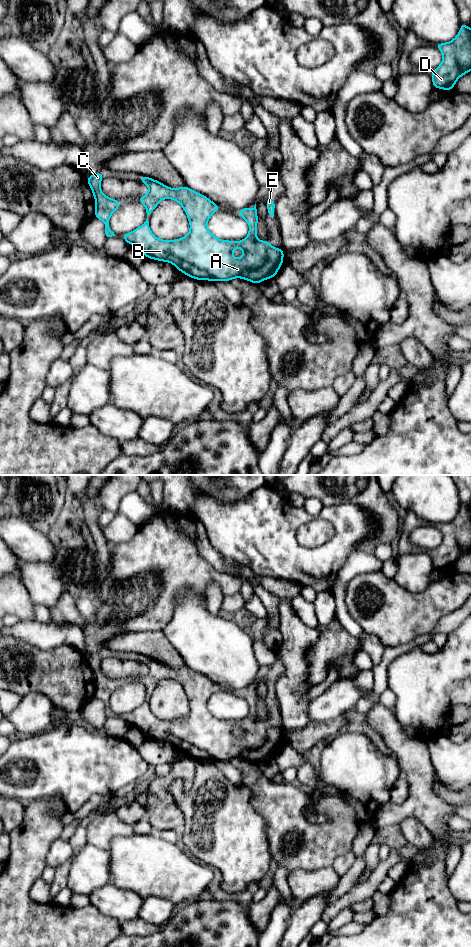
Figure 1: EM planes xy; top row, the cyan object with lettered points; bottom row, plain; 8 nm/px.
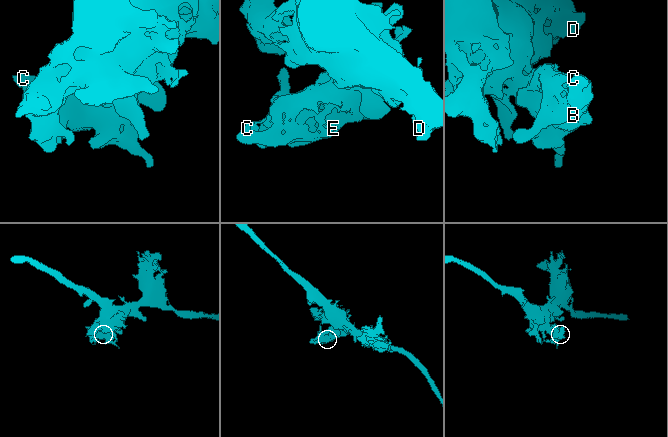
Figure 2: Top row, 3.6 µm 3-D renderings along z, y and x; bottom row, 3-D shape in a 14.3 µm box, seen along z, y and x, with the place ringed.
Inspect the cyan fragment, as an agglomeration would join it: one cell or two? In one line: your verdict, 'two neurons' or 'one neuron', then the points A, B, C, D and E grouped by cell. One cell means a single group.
one neuron; groups A B C D E

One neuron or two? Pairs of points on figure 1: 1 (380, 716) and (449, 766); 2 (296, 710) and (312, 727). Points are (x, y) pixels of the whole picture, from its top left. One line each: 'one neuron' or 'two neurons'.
1: two neurons
2: two neurons

